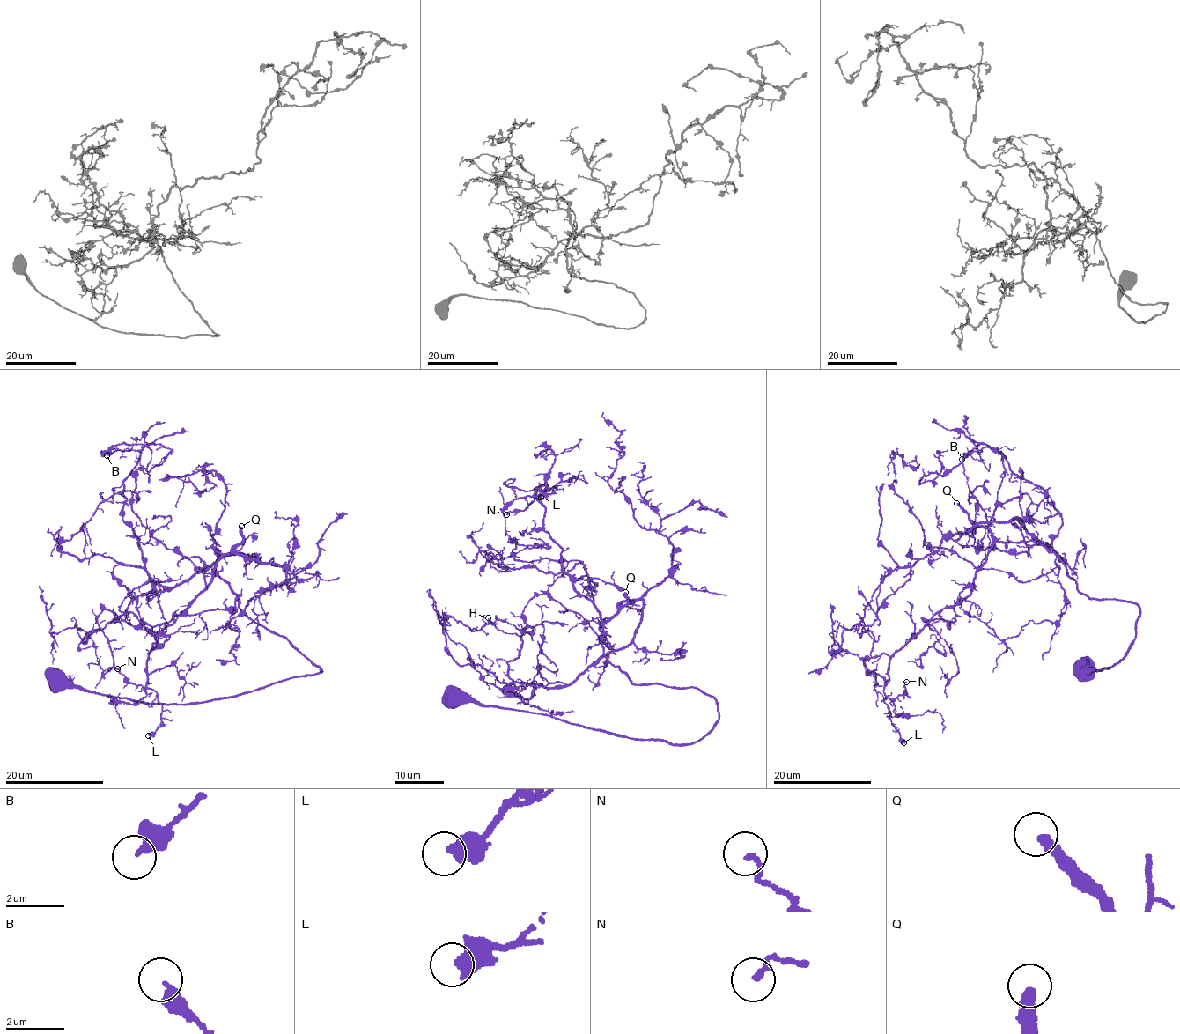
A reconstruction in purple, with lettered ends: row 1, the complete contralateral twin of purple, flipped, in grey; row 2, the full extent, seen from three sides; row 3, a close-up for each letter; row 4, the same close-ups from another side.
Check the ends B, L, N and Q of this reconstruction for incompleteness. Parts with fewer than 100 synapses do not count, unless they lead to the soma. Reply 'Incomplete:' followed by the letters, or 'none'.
Incomplete: Q

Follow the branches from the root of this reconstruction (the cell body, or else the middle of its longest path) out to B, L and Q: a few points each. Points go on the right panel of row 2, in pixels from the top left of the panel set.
B: (1087, 663), (1120, 661), (1138, 604), (971, 529), (1014, 519), (1059, 558), (1039, 486), (985, 445), (962, 459)
L: (1087, 663), (1120, 661), (1138, 604), (1090, 598), (1033, 540), (996, 542), (969, 594), (889, 661), (903, 742)
Q: (1087, 663), (1120, 661), (1138, 604), (1090, 598), (1052, 552), (1033, 540), (998, 542), (956, 503)

